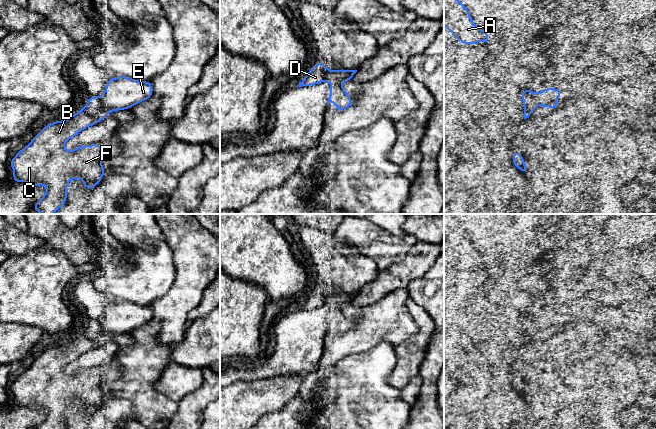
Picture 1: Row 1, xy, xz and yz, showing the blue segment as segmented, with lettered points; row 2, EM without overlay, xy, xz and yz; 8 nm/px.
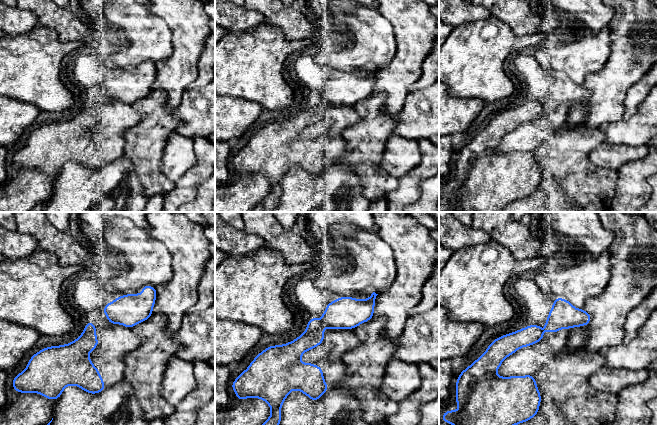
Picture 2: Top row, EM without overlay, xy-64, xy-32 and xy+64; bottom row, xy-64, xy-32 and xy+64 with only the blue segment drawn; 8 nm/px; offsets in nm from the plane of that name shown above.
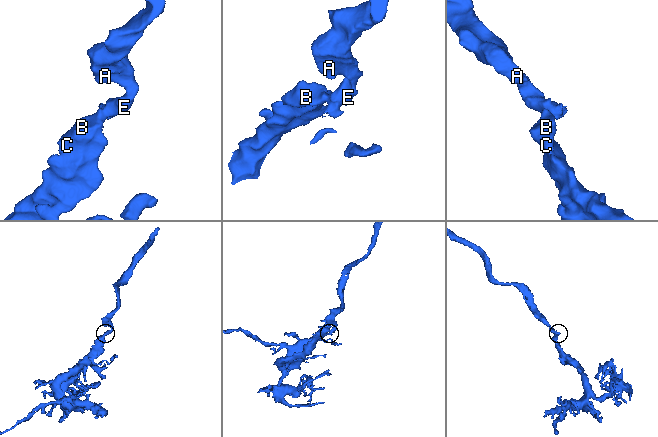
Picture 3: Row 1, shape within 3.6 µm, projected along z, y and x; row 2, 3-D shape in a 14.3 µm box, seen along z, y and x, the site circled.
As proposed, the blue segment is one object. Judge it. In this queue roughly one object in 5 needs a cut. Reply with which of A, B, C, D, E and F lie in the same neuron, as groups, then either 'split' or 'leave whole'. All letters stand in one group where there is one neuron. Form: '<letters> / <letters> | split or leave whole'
A E / B C D F | split

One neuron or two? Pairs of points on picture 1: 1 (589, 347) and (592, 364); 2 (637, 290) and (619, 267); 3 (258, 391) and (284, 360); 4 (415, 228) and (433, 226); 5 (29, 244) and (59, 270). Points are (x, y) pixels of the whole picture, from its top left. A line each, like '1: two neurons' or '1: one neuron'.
1: two neurons
2: one neuron
3: two neurons
4: one neuron
5: two neurons

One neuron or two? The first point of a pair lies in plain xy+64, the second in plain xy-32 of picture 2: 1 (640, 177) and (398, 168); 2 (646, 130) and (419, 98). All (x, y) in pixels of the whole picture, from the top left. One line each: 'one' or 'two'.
1: two
2: one

